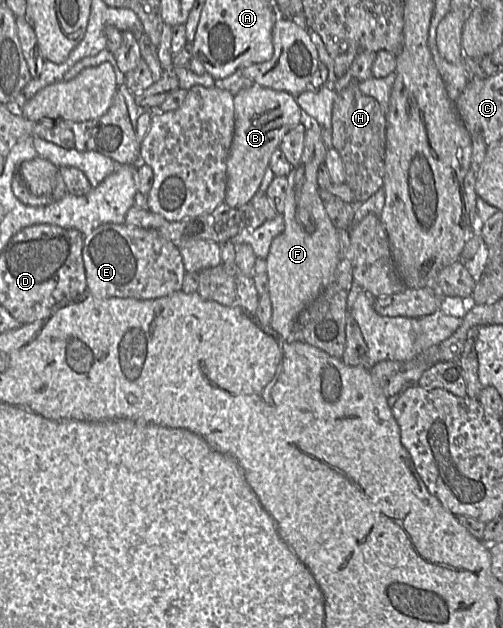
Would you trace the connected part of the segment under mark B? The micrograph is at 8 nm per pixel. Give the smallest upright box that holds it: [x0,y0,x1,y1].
[224,84,305,207]

